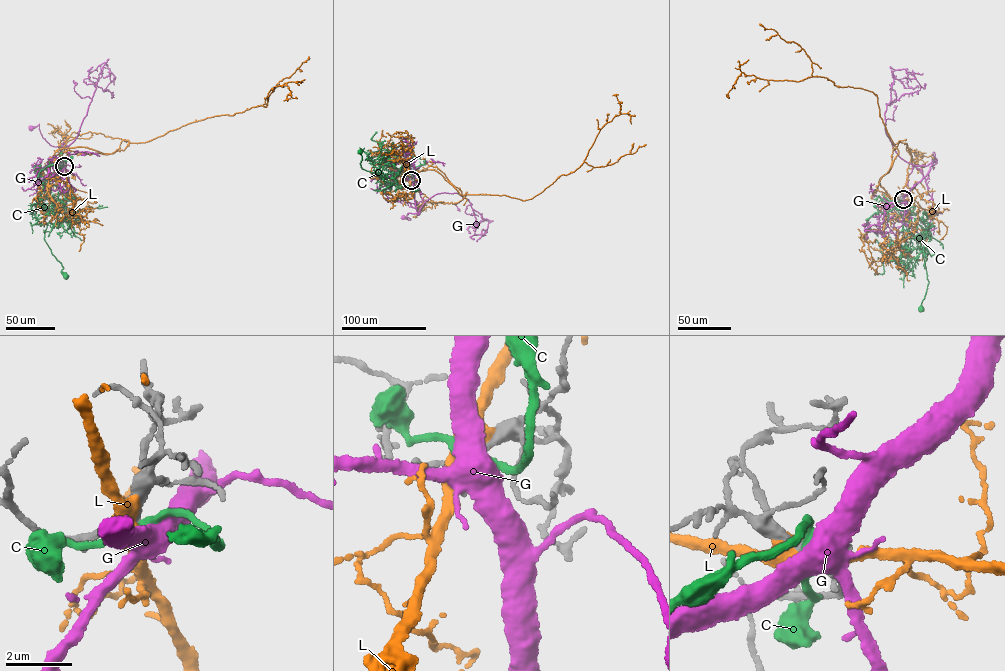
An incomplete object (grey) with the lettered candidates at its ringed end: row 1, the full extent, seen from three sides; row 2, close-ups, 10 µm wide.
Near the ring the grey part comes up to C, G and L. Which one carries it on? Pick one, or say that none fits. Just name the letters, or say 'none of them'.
none of them

